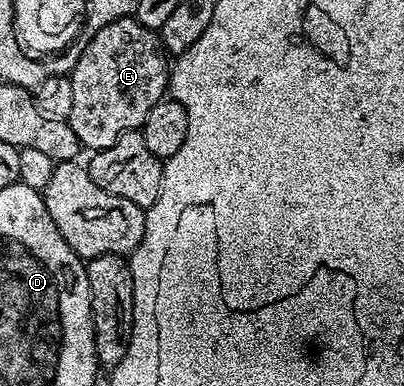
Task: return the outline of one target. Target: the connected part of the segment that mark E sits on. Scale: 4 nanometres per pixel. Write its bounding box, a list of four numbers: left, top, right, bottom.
[67,16,170,149]

